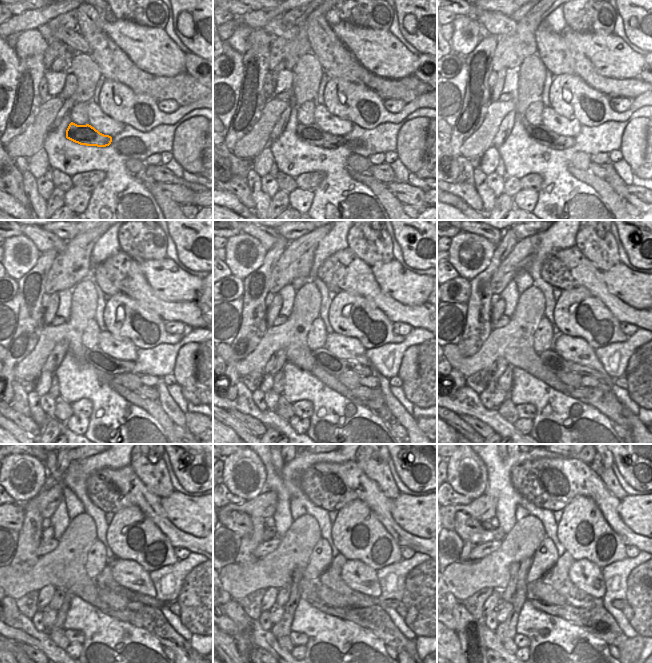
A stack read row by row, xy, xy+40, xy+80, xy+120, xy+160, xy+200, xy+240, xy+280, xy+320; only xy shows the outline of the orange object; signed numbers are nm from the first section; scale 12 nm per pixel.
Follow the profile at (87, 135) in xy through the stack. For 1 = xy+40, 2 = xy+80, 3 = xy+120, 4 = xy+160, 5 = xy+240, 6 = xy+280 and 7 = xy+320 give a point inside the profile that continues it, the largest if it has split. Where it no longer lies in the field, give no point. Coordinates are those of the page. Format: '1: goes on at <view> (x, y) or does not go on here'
1: goes on at xy+40 (313, 134)
2: goes on at xy+80 (541, 134)
3: goes on at xy+120 (96, 357)
4: goes on at xy+160 (327, 361)
5: goes on at xy+240 (146, 600)
6: goes on at xy+280 (392, 603)
7: goes on at xy+320 (620, 604)

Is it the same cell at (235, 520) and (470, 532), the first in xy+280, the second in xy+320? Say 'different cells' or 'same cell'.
same cell

